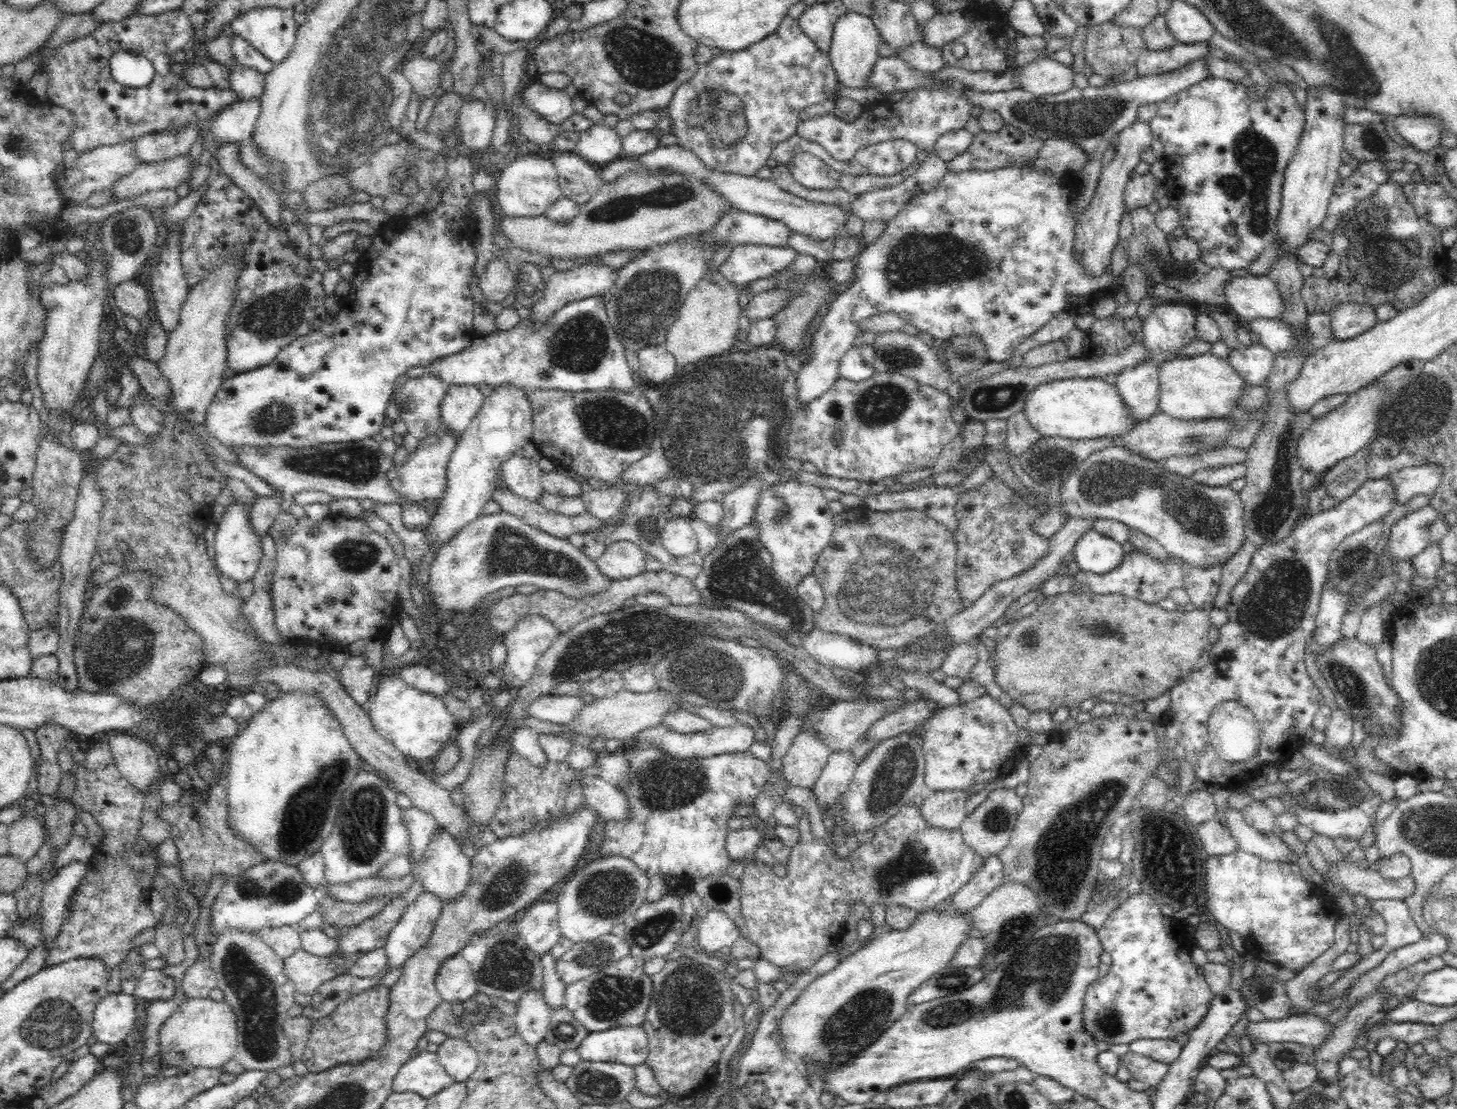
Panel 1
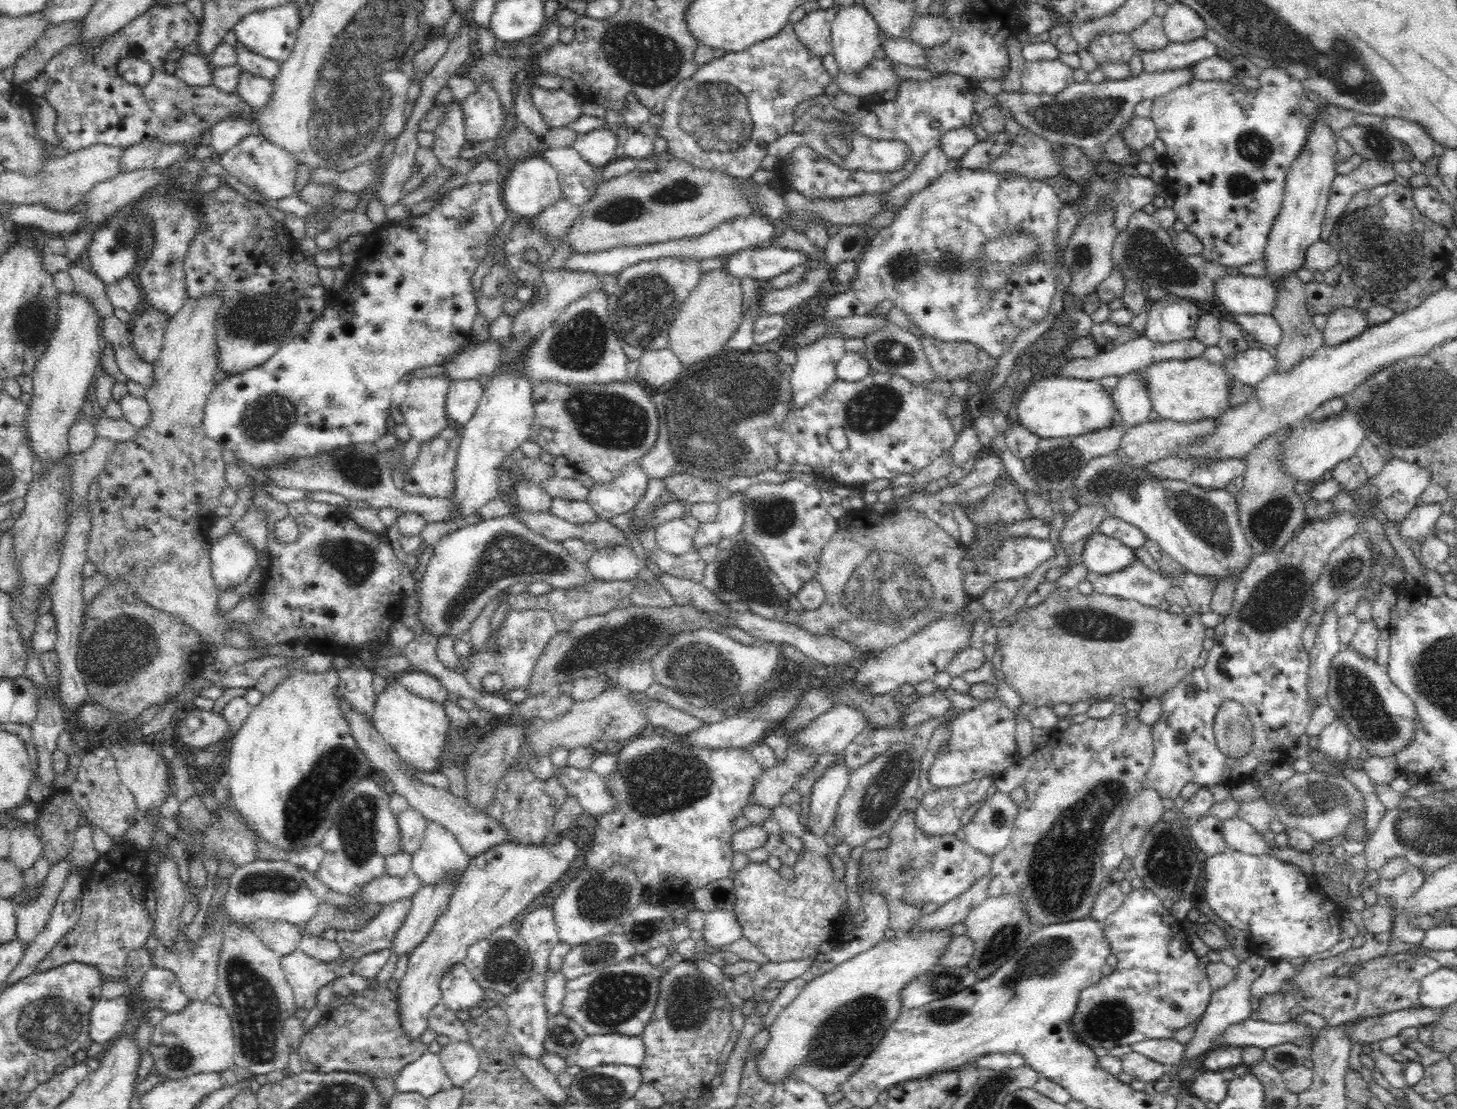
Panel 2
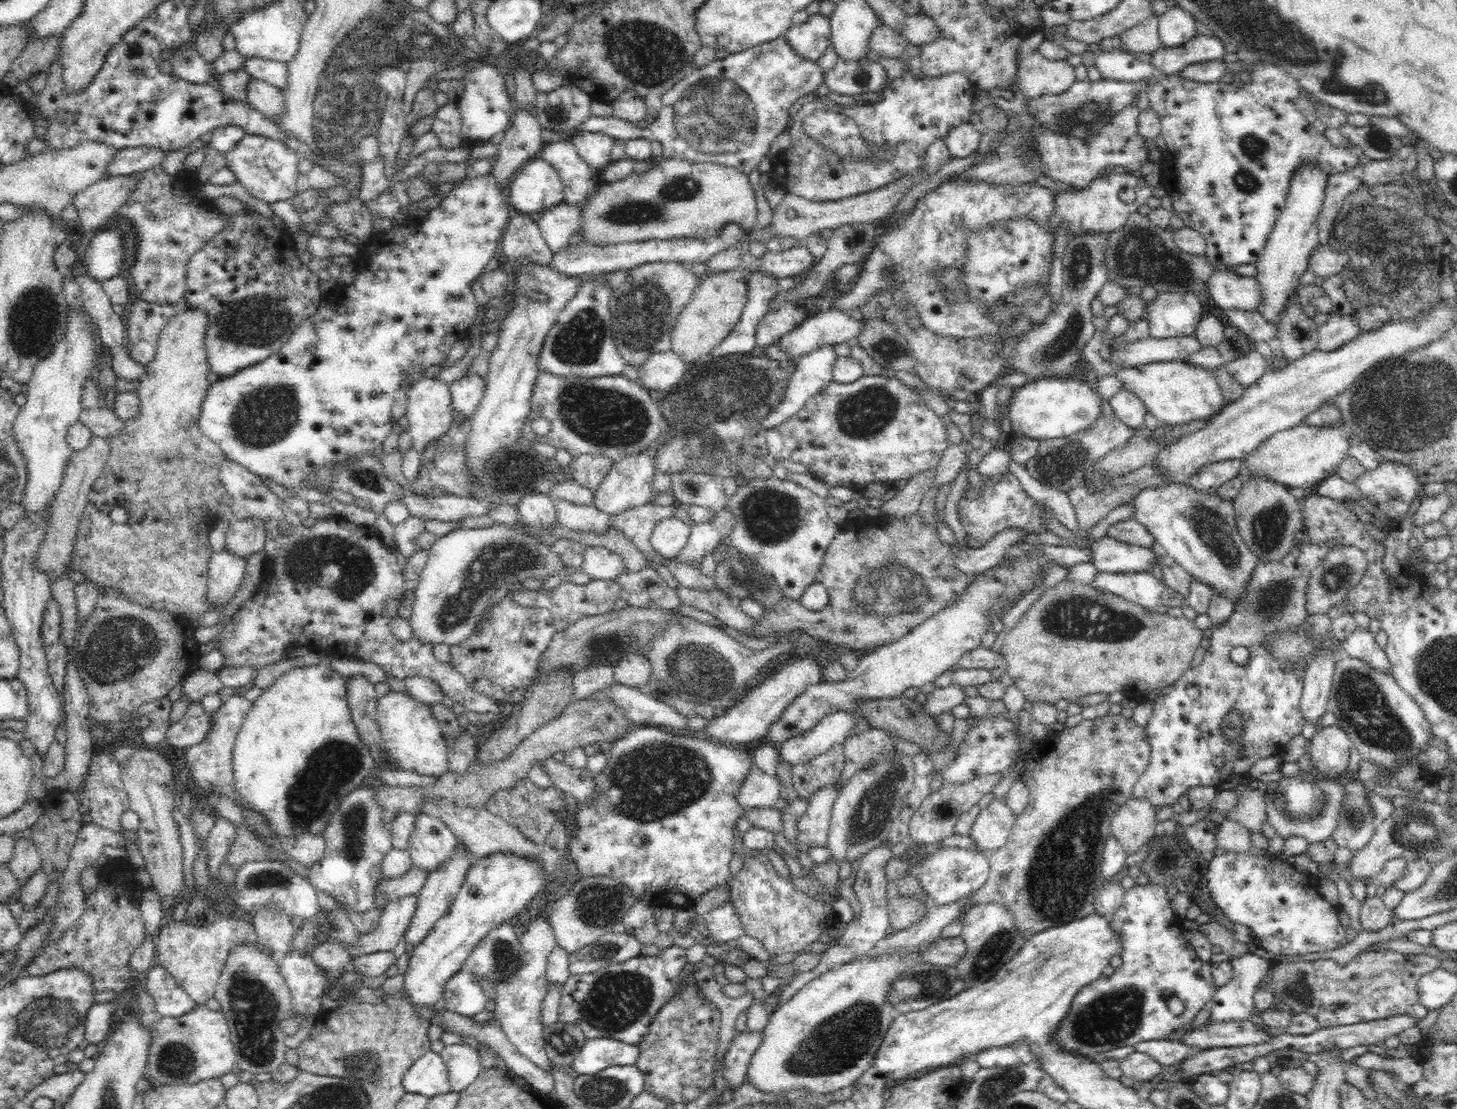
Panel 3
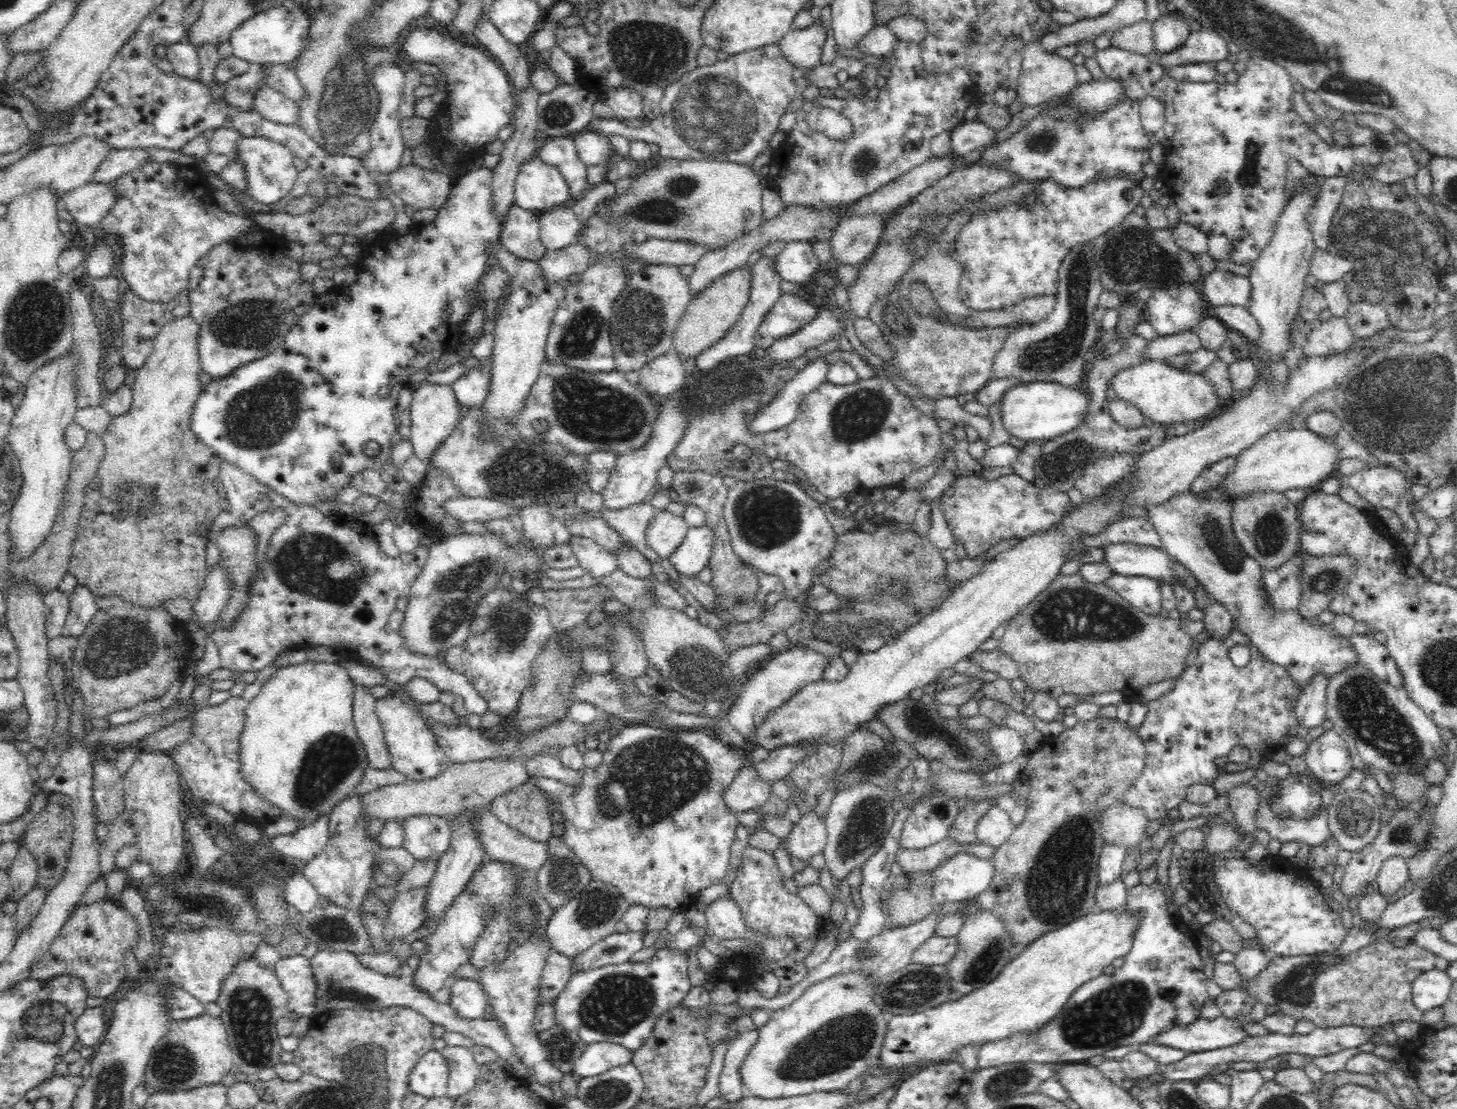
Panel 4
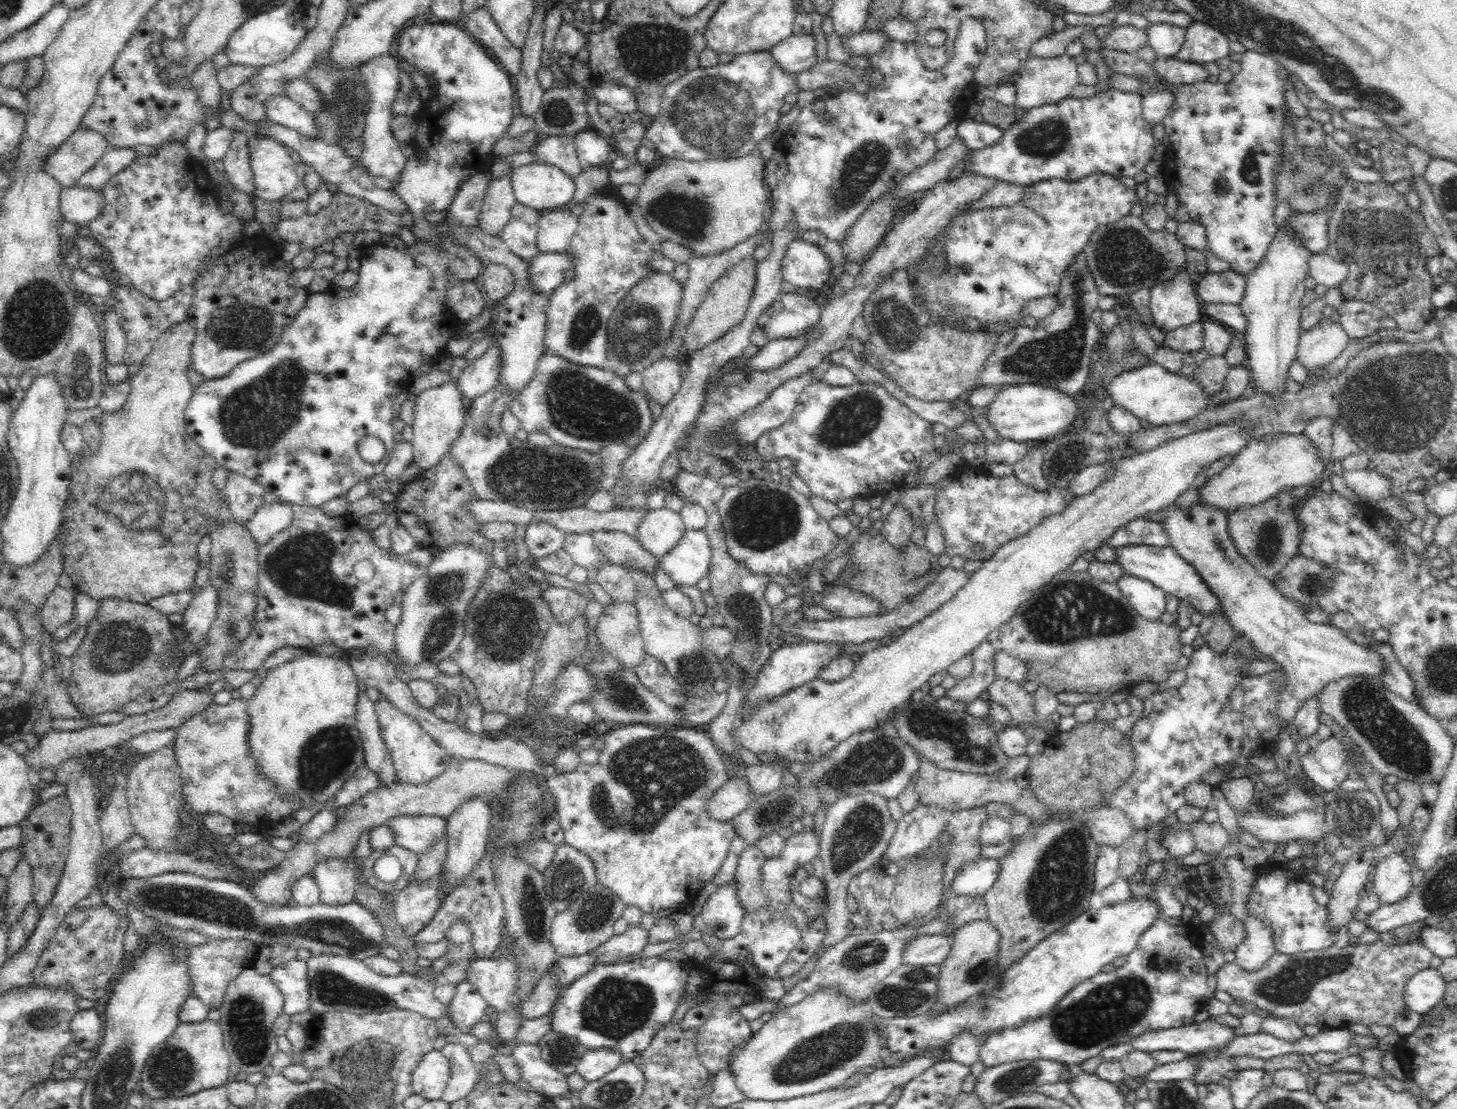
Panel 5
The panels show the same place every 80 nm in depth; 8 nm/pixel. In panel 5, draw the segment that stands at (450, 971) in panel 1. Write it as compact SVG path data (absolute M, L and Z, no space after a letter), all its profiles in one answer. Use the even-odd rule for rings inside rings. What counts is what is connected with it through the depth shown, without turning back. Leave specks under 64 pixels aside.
M464 979L456 984L449 1009L459 1032L468 1033L470 1026L474 1026L484 1016L486 1008L488 1003L471 982Z

